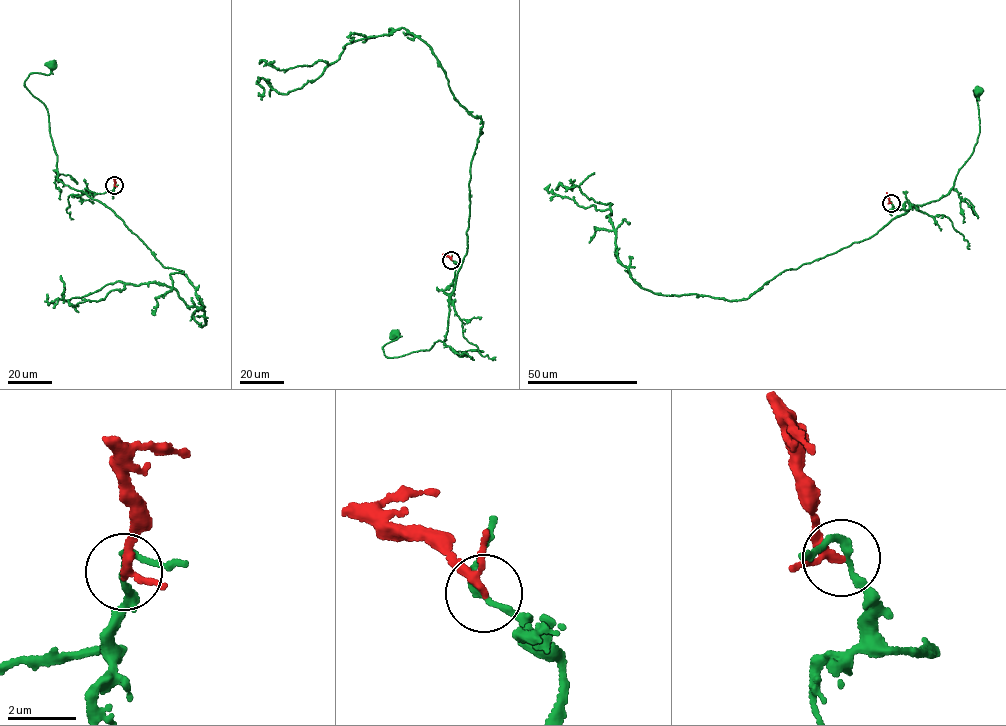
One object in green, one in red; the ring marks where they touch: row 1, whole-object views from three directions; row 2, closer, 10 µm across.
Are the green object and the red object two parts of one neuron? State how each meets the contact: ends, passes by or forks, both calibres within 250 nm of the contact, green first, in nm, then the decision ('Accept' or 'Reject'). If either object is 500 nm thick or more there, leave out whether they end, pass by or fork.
At the ring green passes by. At the ring red passes by. Thickness 170 nm (green) against 190 nm. Reject

